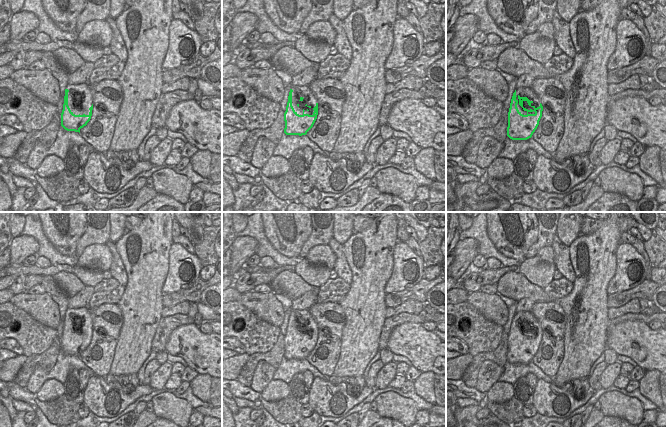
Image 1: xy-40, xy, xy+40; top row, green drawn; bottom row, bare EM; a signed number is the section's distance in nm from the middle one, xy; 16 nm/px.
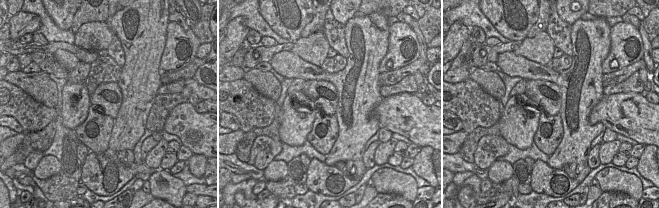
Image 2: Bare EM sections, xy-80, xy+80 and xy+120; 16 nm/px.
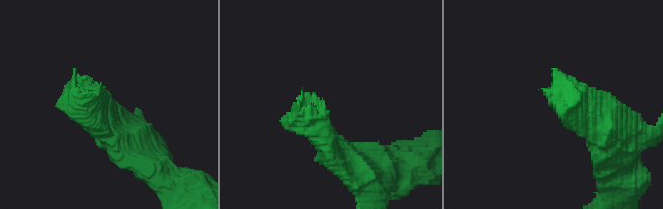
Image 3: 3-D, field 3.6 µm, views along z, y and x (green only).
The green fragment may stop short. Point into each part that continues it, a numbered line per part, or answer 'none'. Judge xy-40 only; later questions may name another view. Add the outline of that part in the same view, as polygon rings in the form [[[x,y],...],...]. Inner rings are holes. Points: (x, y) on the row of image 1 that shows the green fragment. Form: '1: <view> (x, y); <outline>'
1: xy-40 (80, 99); [[[88,83],[67,85],[68,106],[75,115],[89,115],[89,108],[93,104],[91,89]]]

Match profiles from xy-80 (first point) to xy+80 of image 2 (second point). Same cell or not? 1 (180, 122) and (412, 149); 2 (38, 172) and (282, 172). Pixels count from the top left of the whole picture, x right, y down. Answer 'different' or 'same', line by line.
1: different
2: same

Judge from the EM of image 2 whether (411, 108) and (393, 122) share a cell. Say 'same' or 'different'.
same

